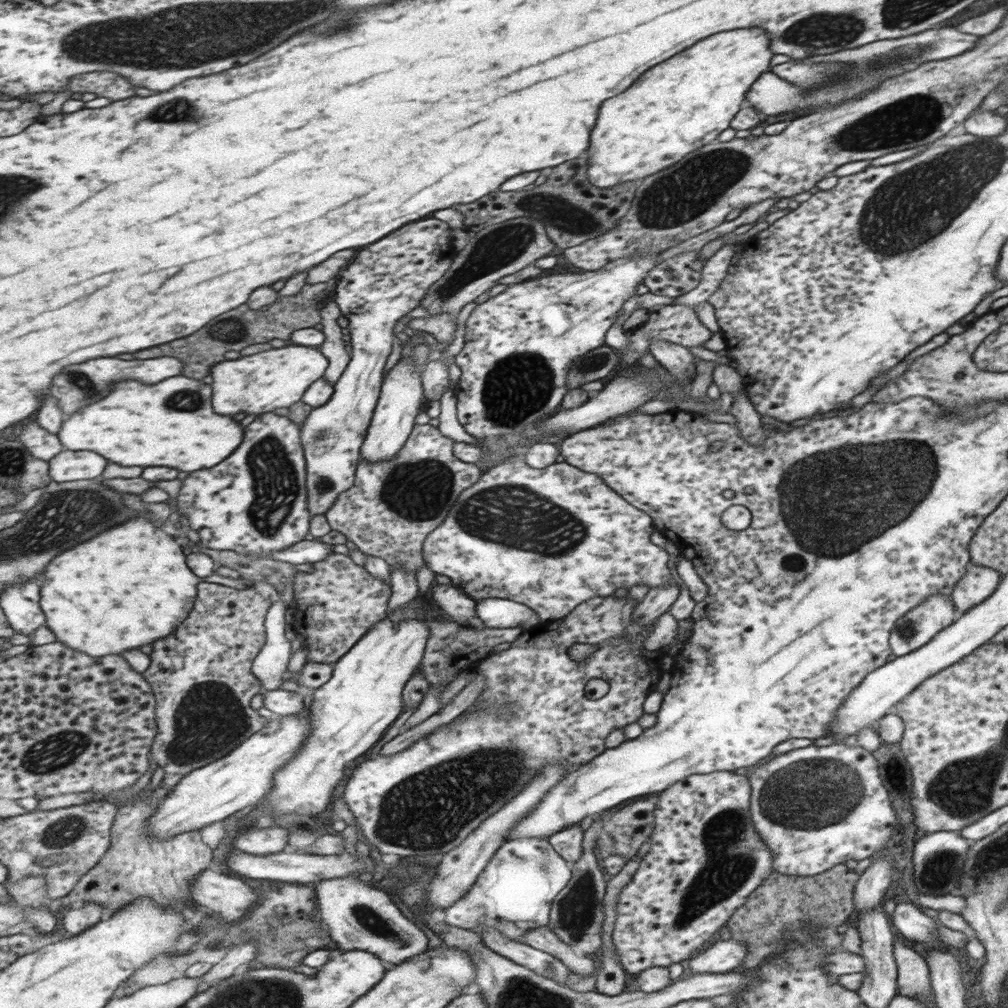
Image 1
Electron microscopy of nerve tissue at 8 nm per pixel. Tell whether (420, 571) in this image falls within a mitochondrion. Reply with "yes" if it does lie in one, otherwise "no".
no

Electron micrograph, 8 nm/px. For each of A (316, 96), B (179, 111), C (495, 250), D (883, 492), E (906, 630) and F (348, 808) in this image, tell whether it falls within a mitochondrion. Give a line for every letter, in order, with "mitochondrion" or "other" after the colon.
A: other
B: mitochondrion
C: mitochondrion
D: mitochondrion
E: mitochondrion
F: other

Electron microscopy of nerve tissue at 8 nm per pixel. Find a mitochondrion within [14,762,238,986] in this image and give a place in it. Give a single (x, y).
(67, 829)

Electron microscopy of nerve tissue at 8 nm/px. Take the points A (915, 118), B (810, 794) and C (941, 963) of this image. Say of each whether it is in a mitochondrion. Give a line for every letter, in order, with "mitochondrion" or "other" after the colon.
A: mitochondrion
B: mitochondrion
C: other

